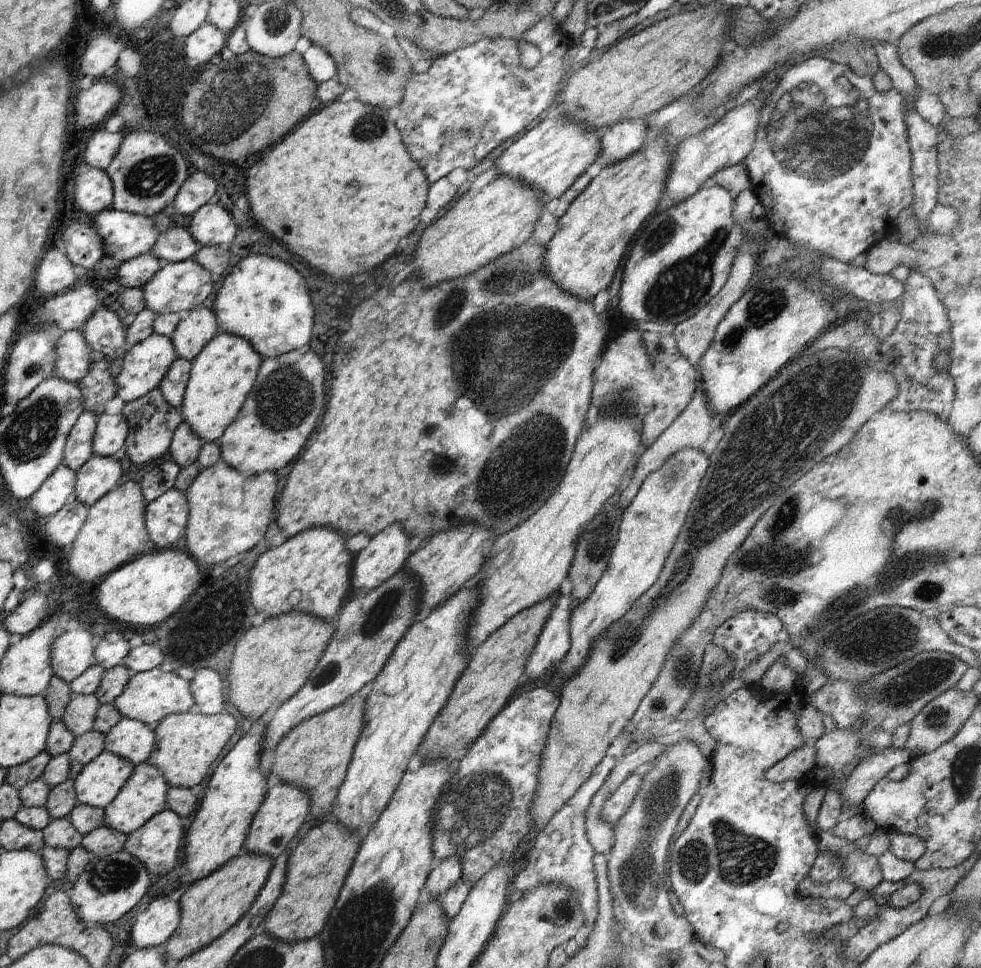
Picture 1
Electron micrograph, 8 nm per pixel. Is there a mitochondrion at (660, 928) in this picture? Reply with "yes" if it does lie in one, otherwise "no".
yes

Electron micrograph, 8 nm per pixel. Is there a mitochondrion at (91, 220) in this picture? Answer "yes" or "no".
no

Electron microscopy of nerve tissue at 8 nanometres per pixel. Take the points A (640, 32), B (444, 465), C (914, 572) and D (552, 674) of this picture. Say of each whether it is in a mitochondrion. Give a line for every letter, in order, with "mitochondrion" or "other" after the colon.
A: other
B: mitochondrion
C: mitochondrion
D: other

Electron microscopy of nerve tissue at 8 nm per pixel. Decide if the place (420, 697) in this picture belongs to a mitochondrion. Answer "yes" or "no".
no

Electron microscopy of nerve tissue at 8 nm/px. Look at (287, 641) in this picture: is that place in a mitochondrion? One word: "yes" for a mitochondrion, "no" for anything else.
no

